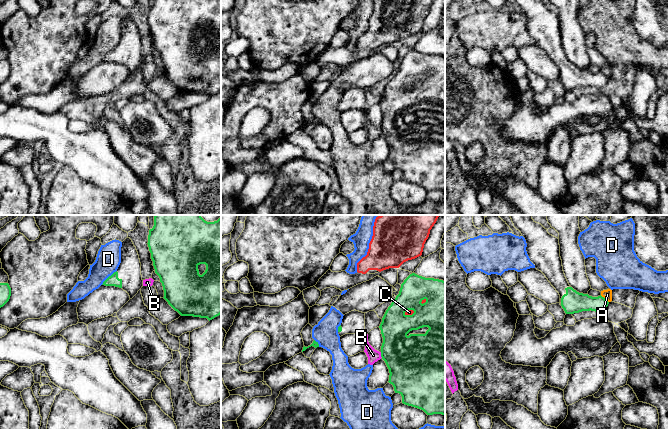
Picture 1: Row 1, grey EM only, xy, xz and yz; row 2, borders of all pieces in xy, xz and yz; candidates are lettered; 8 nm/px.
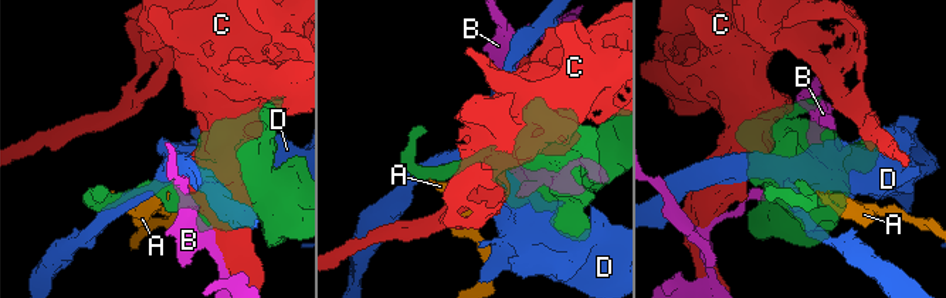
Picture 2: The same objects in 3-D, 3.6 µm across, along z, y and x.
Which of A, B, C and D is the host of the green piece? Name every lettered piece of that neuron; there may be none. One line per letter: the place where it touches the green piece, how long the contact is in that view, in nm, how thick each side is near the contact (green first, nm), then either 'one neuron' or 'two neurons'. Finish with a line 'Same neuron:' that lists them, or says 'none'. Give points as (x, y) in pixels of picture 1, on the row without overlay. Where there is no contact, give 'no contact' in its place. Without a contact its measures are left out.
A: contact yz (604, 74); length 90 nm; calibres 180 and 80 nm; two neurons
B: contact xz (381, 131); length 50 nm; calibres 400 and 100 nm; two neurons
C: contact xz (409, 91); length 90 nm; calibres 300 and 50 nm; two neurons
D: contact xy (108, 53); length 170 nm; calibres 90 and 200 nm; two neurons
Same neuron: none

